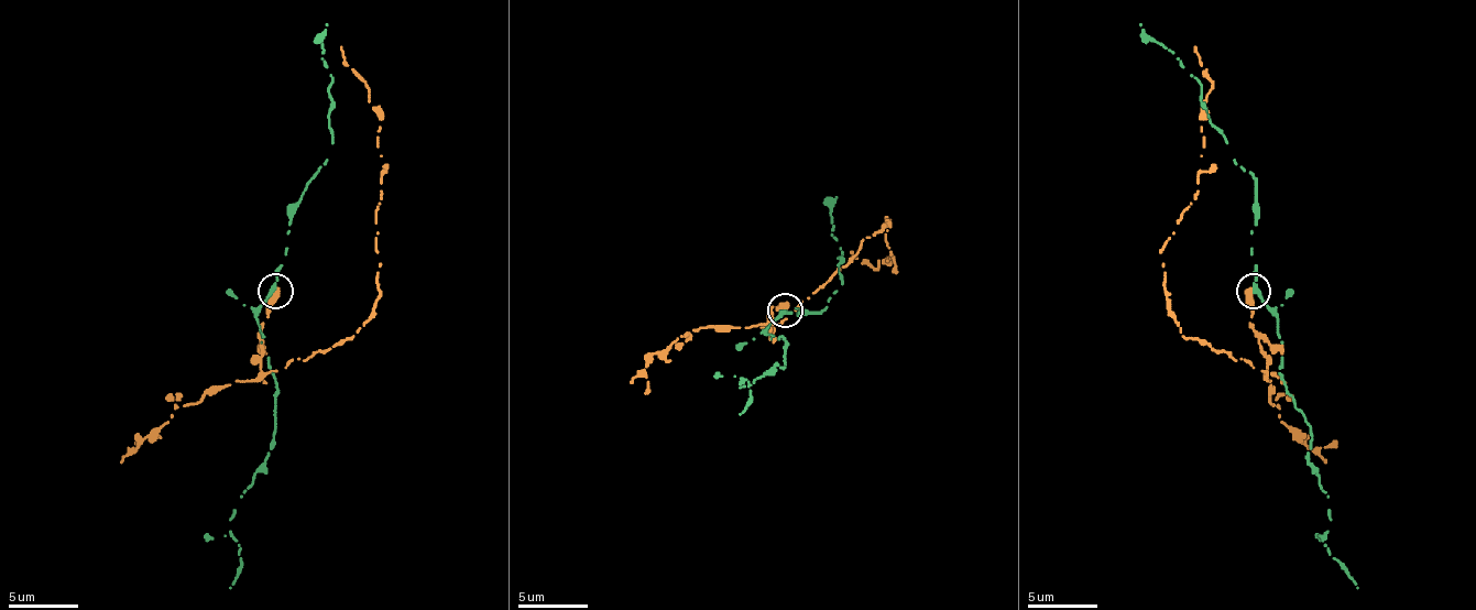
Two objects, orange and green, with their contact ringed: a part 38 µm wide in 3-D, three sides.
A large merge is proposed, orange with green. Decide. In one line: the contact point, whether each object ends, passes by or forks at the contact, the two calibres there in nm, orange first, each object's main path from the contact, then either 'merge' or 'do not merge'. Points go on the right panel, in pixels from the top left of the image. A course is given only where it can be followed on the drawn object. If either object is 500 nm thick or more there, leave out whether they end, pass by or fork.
place (1253, 291); orange ends; green passes by; calibres 480 and 300 nm; course orange (1254, 290), (1250, 328), (1268, 373), (1188, 338), (1167, 293), (1160, 249), (1199, 189), (1212, 82), (1195, 47); course green (1254, 290), (1278, 318), (1278, 370), (1310, 433), (1310, 464), (1326, 494), (1326, 530), (1334, 557), (1358, 588); do not merge

